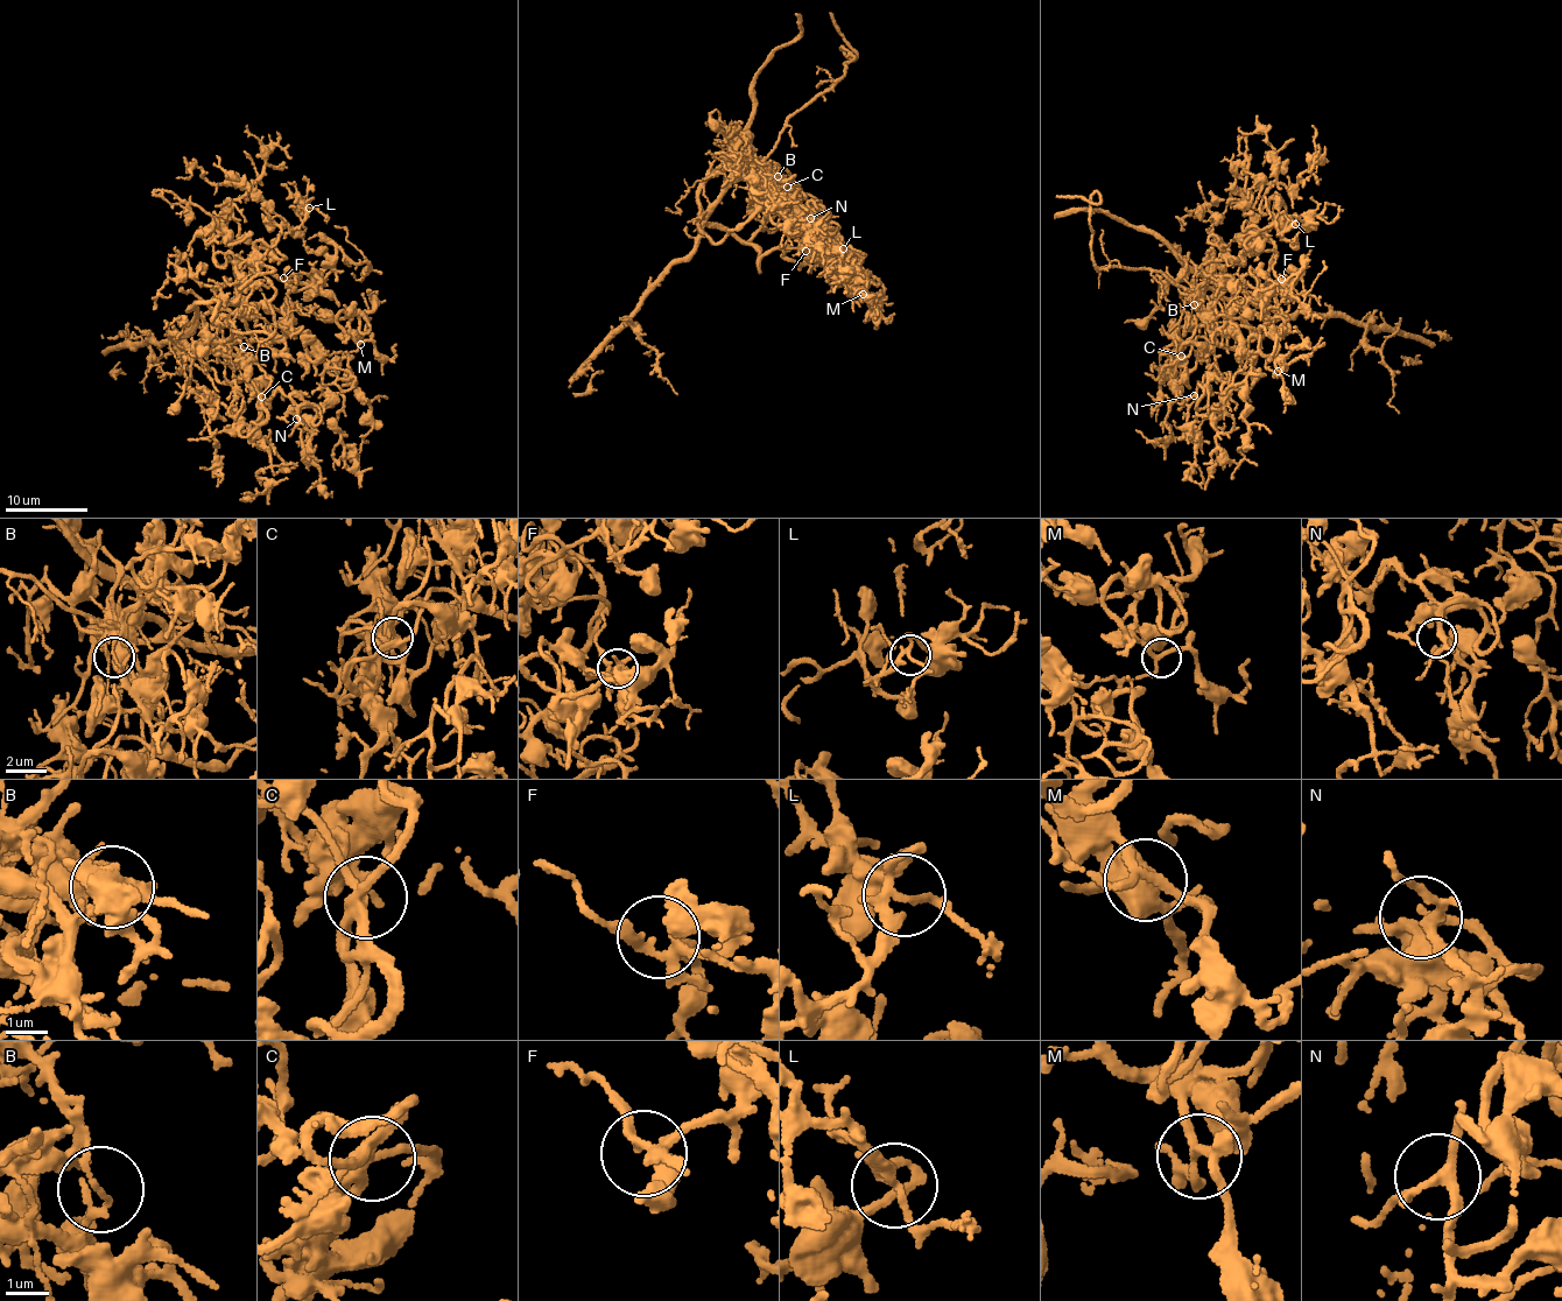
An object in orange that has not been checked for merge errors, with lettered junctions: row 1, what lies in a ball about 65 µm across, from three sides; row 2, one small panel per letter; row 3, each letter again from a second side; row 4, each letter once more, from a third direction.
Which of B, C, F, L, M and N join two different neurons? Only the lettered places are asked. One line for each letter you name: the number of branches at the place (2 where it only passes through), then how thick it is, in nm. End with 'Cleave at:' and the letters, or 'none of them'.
B: 3 | 90 nm
Cleave at: B

